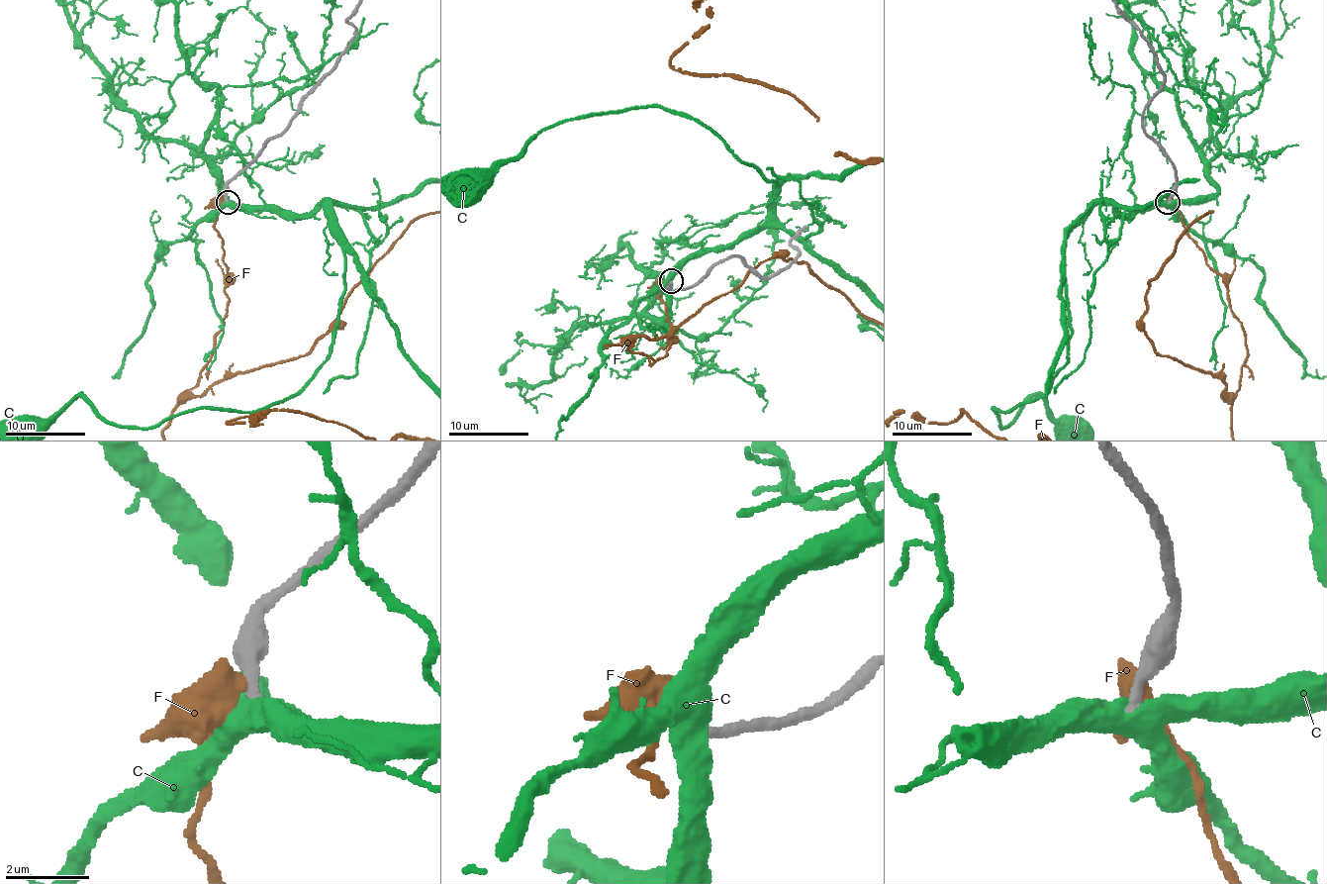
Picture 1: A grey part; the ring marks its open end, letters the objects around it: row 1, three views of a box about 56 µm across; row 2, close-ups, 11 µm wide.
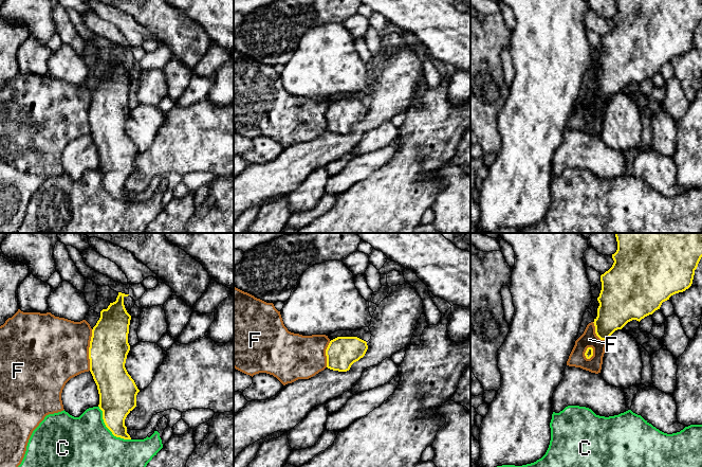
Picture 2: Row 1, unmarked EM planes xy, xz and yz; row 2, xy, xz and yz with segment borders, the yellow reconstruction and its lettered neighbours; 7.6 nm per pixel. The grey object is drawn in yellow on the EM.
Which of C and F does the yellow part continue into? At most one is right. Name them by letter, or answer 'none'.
none

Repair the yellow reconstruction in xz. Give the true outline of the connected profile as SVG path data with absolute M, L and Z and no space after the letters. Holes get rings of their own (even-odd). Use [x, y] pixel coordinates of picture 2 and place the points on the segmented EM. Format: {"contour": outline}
{"contour": "M337 337L330 341L326 349L327 367L347 372L365 356L367 349L367 342L357 337Z"}

